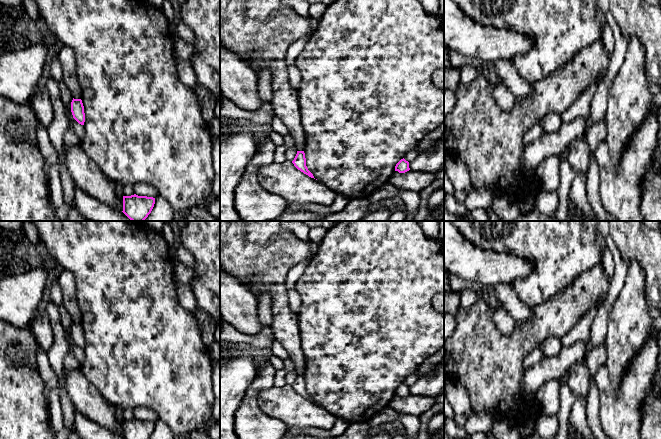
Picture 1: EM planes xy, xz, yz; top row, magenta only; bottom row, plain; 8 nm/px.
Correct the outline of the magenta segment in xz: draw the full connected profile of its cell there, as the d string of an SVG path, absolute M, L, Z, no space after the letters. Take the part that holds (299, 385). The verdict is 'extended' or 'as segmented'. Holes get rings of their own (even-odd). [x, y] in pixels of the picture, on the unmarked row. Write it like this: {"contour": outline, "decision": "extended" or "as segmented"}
{"contour": "M297 375L297 378L292 387L298 394L308 399L309 401L314 402L313 398L308 394L306 390L306 382L304 375Z", "decision": "as segmented"}

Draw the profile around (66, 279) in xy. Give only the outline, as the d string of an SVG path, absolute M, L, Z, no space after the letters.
M63 270L59 274L57 281L62 291L63 305L72 316L73 322L81 323L82 314L76 296L76 281L74 274L68 270Z

